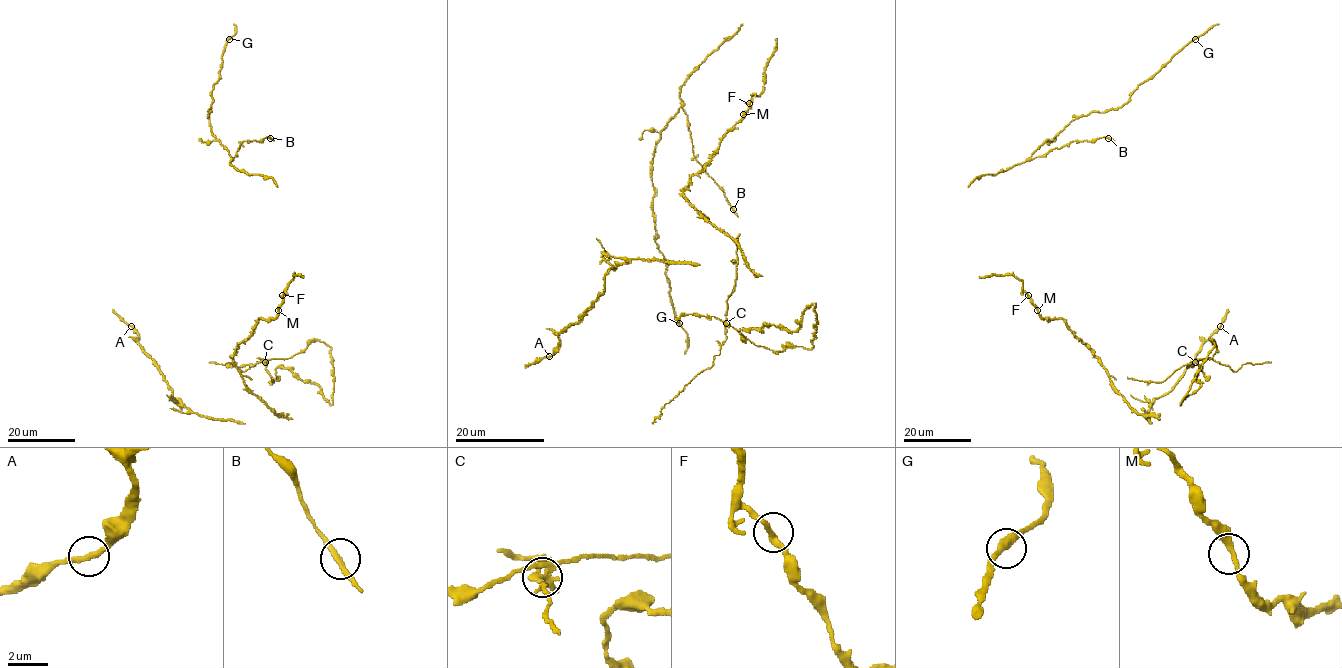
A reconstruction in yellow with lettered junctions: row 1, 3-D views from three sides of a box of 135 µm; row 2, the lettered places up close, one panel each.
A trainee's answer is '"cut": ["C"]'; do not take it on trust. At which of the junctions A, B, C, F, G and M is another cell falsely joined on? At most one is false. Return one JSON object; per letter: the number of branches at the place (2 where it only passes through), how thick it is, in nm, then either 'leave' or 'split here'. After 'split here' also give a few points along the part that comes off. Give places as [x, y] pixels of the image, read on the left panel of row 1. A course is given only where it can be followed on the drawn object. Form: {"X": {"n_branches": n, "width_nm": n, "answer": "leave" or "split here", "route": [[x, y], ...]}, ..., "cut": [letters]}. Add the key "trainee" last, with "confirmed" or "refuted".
{"A": {"n_branches": 2, "width_nm": 280, "answer": "leave"}, "B": {"n_branches": 2, "width_nm": 280, "answer": "leave"}, "C": {"n_branches": 5, "width_nm": 280, "answer": "split here", "route": [[265, 362], [265, 359], [262, 359], [241, 372], [231, 363], [209, 362]]}, "F": {"n_branches": 2, "width_nm": 320, "answer": "leave"}, "G": {"n_branches": 2, "width_nm": 320, "answer": "leave"}, "M": {"n_branches": 2, "width_nm": 340, "answer": "leave"}, "cut": ["C"], "trainee": "confirmed"}

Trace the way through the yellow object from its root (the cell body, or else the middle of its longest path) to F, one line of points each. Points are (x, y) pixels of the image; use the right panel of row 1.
F: (1037, 310), (1028, 295)

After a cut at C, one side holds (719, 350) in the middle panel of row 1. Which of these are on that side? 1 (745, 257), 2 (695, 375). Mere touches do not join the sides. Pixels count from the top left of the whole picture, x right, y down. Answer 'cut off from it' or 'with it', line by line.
1: cut off from it
2: with it

